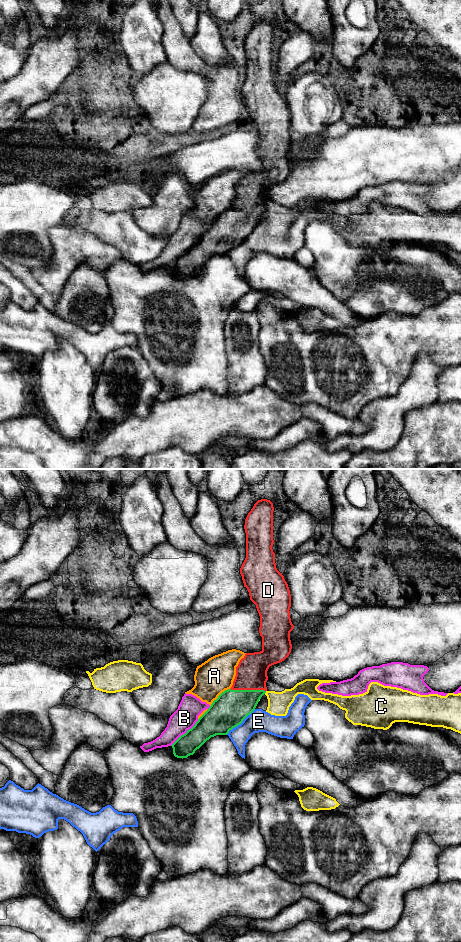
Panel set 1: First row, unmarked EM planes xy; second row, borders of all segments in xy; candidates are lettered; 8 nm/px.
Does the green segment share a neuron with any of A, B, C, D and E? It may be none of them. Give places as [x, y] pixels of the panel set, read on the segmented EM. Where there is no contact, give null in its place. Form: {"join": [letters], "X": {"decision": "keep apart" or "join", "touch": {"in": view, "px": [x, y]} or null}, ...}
{"join": ["D"], "A": {"decision": "keep apart", "touch": {"in": "xy", "px": [218, 696]}}, "B": {"decision": "keep apart", "touch": {"in": "xy", "px": [185, 733]}}, "C": {"decision": "keep apart", "touch": {"in": "xy", "px": [265, 692]}}, "D": {"decision": "join", "touch": {"in": "xy", "px": [248, 690]}}, "E": {"decision": "keep apart", "touch": {"in": "xy", "px": [240, 723]}}}

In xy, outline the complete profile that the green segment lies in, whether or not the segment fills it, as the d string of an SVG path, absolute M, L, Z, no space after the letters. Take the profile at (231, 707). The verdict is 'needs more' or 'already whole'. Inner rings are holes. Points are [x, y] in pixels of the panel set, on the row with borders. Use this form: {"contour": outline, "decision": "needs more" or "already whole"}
{"contour": "M267 499L258 500L245 519L246 558L240 574L247 588L250 600L256 605L260 616L259 633L262 637L260 652L246 653L236 667L236 676L230 689L222 692L195 725L181 735L171 746L177 758L193 755L207 740L216 735L227 735L240 725L256 708L266 693L267 671L270 666L284 661L291 653L290 632L294 625L290 618L291 594L282 573L276 568L273 540L273 503Z", "decision": "needs more"}

